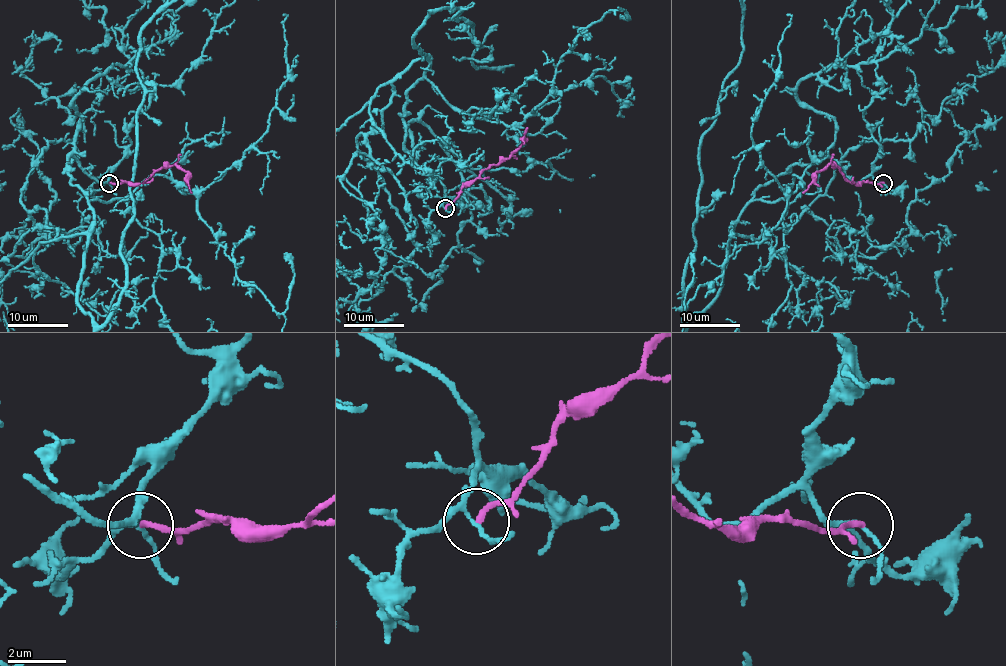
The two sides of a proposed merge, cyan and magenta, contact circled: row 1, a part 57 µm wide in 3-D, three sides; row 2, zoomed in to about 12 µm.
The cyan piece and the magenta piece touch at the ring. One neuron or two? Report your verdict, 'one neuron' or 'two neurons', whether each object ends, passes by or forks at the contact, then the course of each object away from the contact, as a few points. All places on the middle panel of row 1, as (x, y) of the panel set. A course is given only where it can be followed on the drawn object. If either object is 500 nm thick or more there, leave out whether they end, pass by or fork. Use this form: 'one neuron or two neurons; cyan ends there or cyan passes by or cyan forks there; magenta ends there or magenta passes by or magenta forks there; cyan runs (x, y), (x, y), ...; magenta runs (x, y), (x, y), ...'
two neurons; cyan forks there; magenta ends there; magenta runs (444, 207), (479, 174), (513, 153), (525, 141), (528, 127)

